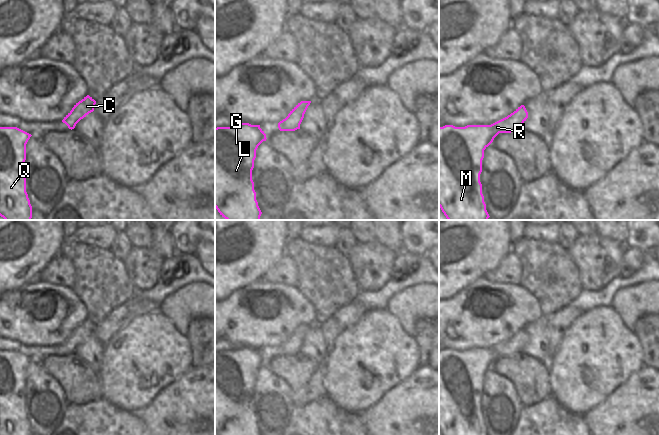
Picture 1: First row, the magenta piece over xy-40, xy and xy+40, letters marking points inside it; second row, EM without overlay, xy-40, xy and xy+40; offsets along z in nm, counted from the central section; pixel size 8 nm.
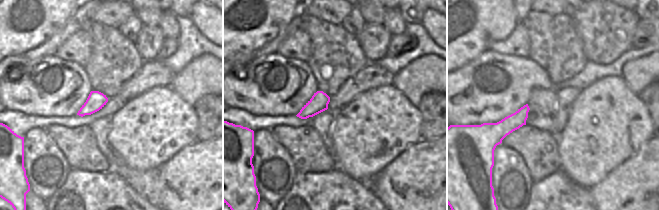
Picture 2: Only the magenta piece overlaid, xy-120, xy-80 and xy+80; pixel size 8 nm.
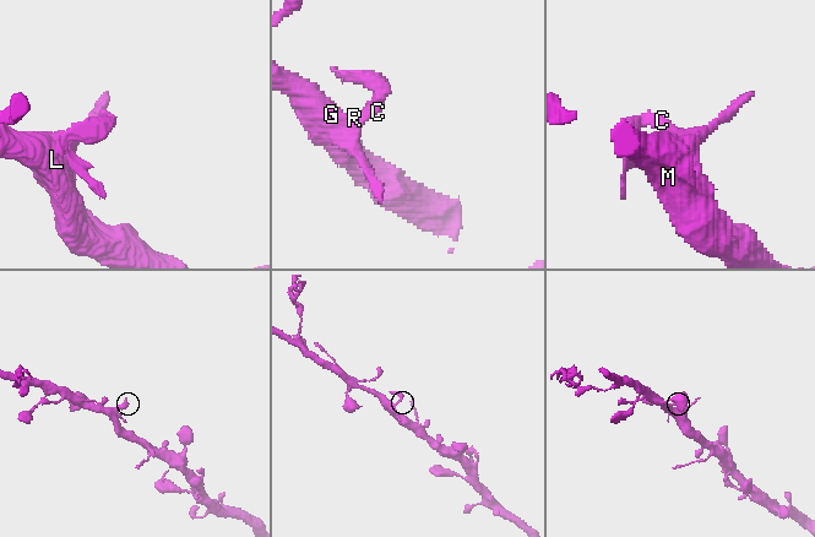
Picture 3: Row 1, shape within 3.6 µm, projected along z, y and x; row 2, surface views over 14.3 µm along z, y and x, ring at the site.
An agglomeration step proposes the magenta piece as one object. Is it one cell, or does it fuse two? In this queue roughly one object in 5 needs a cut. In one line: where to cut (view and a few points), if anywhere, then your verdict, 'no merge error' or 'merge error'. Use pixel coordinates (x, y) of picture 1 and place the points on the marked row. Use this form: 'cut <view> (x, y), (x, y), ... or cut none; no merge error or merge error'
cut none; no merge error

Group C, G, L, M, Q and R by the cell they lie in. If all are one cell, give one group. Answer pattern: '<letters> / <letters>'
C G L M Q R

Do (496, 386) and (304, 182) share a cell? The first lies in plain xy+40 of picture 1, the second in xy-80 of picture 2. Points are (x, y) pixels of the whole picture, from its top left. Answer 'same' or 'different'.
different

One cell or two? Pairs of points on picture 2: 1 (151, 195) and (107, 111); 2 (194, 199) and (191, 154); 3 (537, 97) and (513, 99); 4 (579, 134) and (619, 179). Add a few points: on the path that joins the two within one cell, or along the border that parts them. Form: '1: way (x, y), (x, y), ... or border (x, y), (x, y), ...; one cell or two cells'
1: border (109, 116), (97, 118), (89, 126); two cells
2: way (192, 188), (192, 165); one cell
3: border (551, 89), (535, 87), (526, 103); two cells
4: border (631, 157), (616, 166), (594, 186); two cells

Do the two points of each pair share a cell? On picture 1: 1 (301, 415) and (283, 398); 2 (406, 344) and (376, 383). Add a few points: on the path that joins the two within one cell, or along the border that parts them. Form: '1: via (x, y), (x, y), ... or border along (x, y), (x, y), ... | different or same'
1: border along (295, 406), (290, 421), (287, 424) | different
2: via (396, 354), (380, 370), (380, 373) | same

